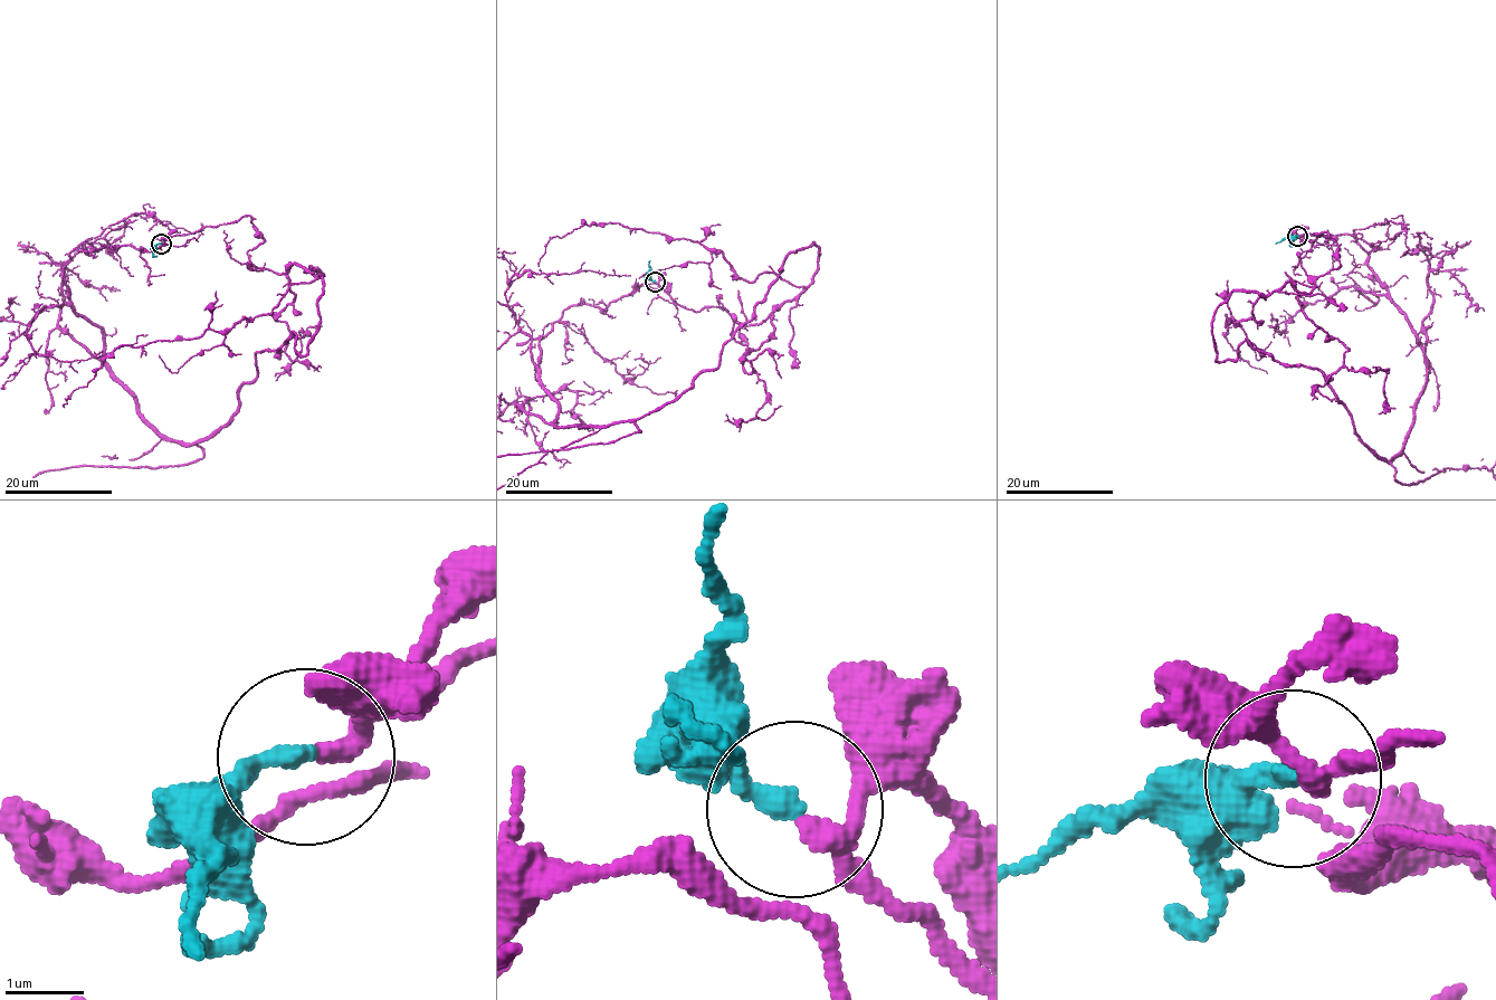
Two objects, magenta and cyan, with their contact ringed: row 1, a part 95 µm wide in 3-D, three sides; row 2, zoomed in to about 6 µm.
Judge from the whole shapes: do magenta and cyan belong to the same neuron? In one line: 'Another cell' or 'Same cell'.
Same cell

